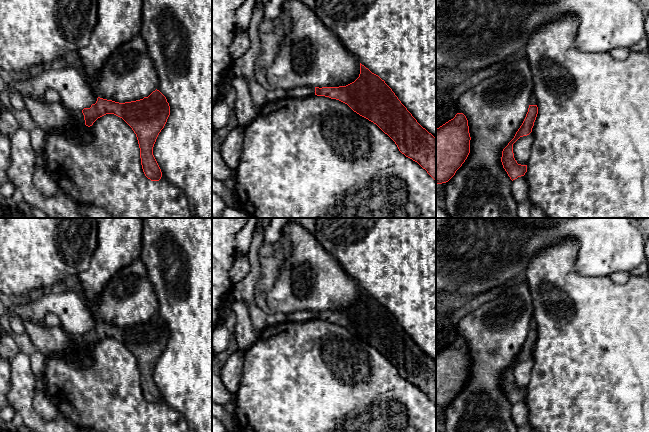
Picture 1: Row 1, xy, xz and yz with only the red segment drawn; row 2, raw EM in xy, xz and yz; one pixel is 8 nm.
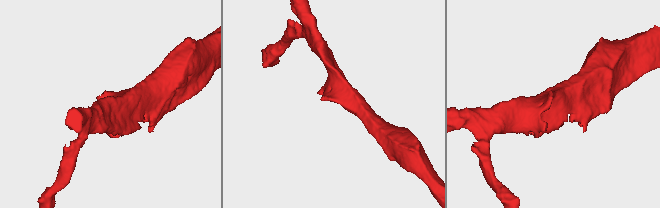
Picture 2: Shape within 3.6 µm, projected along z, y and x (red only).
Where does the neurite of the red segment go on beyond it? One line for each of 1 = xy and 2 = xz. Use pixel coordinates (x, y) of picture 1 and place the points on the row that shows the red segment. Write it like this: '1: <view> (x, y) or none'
1: none
2: none

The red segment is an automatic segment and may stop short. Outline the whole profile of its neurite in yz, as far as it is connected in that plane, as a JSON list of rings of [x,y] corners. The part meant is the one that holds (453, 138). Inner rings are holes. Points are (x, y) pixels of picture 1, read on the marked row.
[[[463,113],[436,129],[436,184],[448,182],[470,153],[468,120]]]

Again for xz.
[[[360,63],[359,77],[346,86],[315,87],[315,95],[347,104],[376,124],[406,157],[417,162],[436,181],[436,137],[423,128],[392,89]]]

